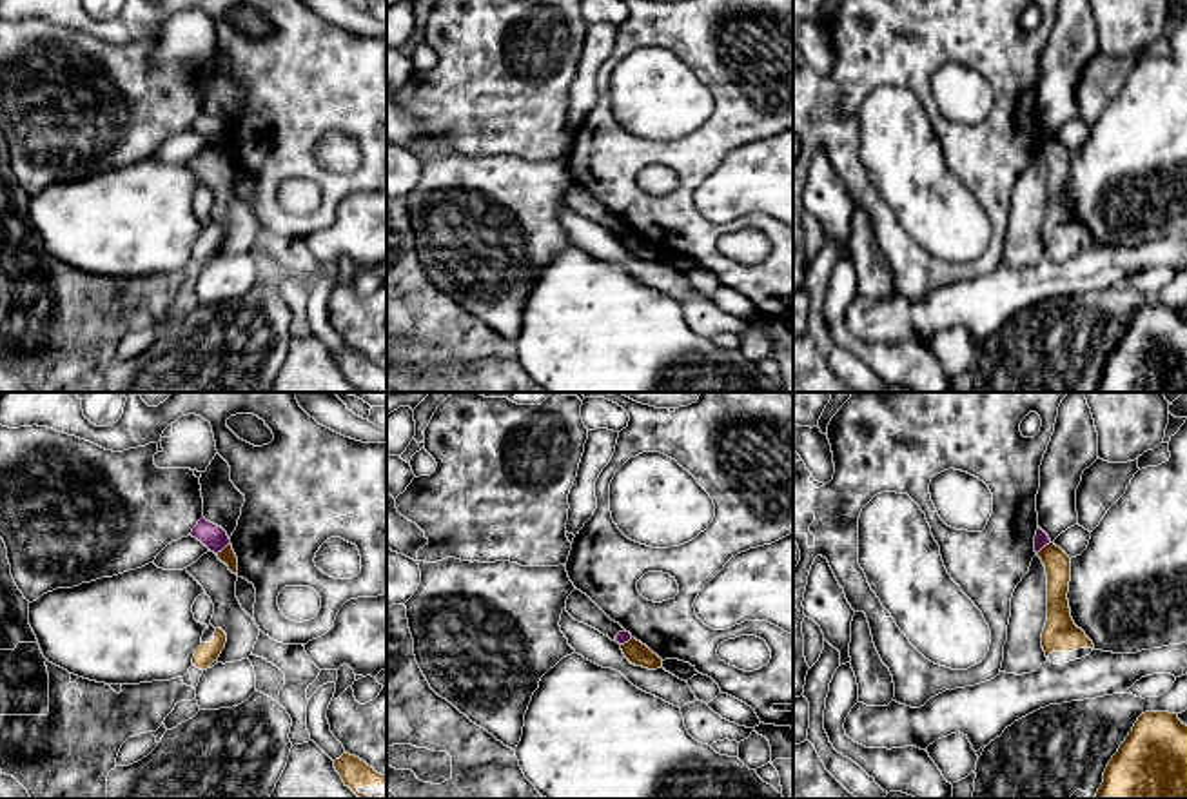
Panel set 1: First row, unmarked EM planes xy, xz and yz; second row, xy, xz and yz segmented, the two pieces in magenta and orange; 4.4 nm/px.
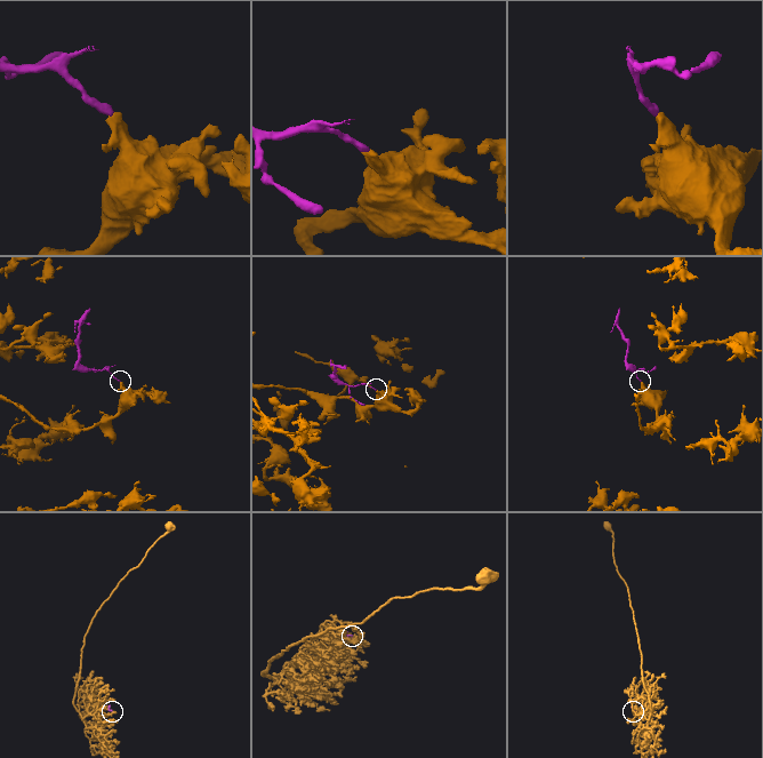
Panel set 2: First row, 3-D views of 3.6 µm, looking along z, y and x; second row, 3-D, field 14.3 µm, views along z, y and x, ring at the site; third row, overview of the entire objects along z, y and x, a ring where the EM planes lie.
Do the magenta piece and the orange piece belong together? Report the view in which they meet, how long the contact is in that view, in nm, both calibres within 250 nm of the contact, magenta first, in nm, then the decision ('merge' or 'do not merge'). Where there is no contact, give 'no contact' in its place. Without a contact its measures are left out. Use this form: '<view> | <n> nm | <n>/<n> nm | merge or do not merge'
xy | 90 nm | 110/70 nm | do not merge

